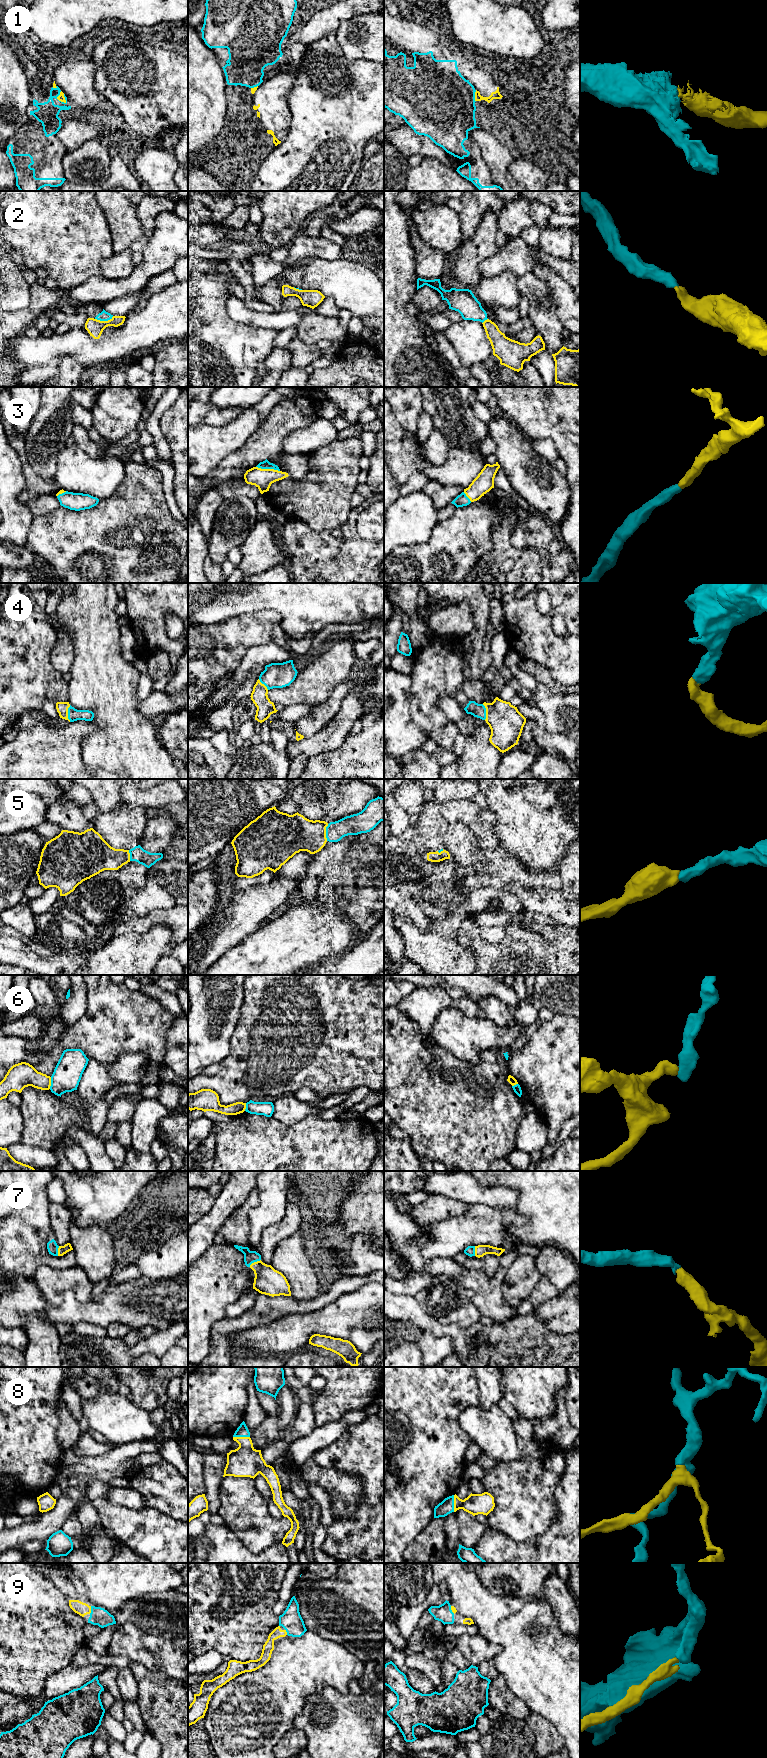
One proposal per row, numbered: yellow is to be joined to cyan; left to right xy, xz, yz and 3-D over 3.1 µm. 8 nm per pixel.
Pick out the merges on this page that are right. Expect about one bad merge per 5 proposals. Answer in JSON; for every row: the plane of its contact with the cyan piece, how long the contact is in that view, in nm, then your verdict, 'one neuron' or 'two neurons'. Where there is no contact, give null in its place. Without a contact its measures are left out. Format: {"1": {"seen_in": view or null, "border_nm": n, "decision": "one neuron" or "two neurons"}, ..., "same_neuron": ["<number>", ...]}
{"1": {"seen_in": "xy", "border_nm": 110, "decision": "two neurons"}, "2": {"seen_in": "xy", "border_nm": 150, "decision": "one neuron"}, "3": {"seen_in": "xz", "border_nm": 200, "decision": "one neuron"}, "4": {"seen_in": "xy", "border_nm": 140, "decision": "one neuron"}, "5": {"seen_in": "xz", "border_nm": 140, "decision": "one neuron"}, "6": {"seen_in": "xy", "border_nm": 100, "decision": "two neurons"}, "7": {"seen_in": "xz", "border_nm": 110, "decision": "one neuron"}, "8": {"seen_in": "xz", "border_nm": 140, "decision": "one neuron"}, "9": {"seen_in": "xy", "border_nm": 70, "decision": "one neuron"}, "same_neuron": ["2", "3", "4", "5", "7", "8", "9"]}

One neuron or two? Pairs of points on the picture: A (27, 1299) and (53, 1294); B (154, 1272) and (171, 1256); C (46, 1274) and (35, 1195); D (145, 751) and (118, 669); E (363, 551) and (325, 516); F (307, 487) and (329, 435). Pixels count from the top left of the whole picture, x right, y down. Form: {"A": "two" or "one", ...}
{"A": "two", "B": "one", "C": "two", "D": "one", "E": "two", "F": "two"}

